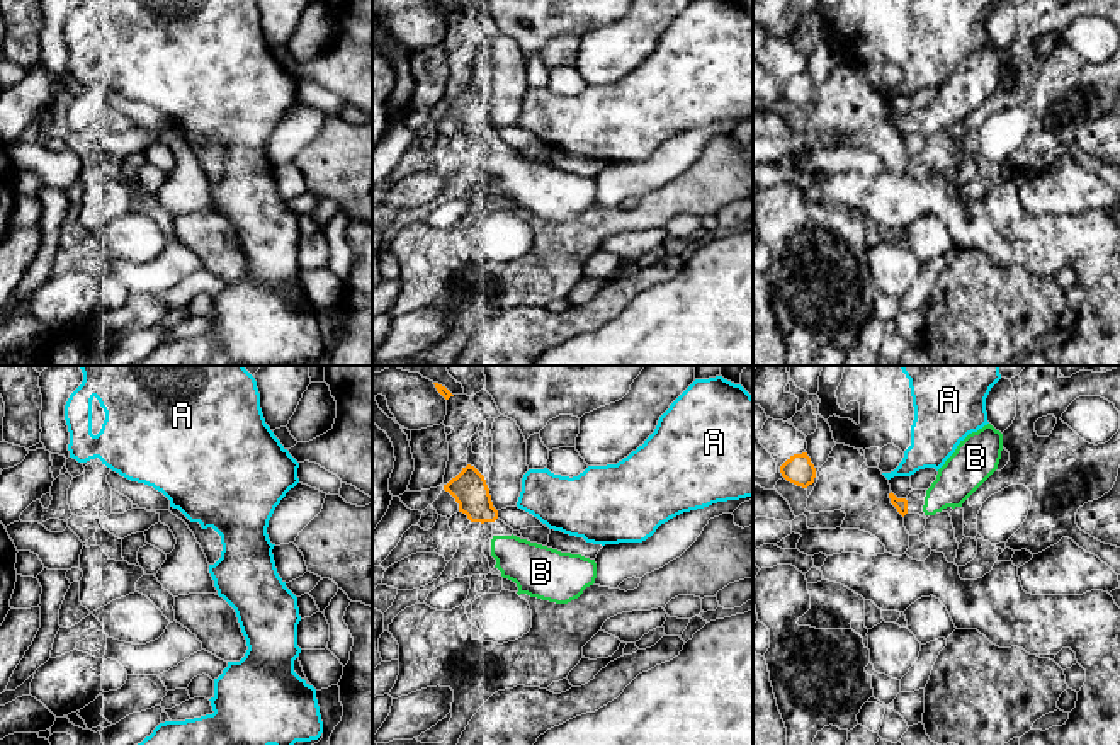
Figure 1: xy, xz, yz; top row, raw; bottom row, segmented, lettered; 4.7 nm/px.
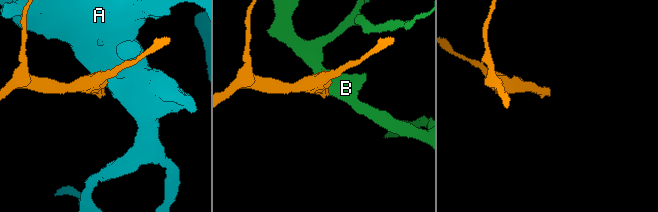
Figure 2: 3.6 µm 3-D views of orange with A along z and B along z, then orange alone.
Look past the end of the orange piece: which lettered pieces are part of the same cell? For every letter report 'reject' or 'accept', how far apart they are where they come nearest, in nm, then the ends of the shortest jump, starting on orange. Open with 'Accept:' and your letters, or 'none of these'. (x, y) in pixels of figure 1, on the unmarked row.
Accept: B
A: reject | 60 nm | yz (891, 111), (889, 97)
B: accept | 70 nm | xz (493, 140), (493, 155)

